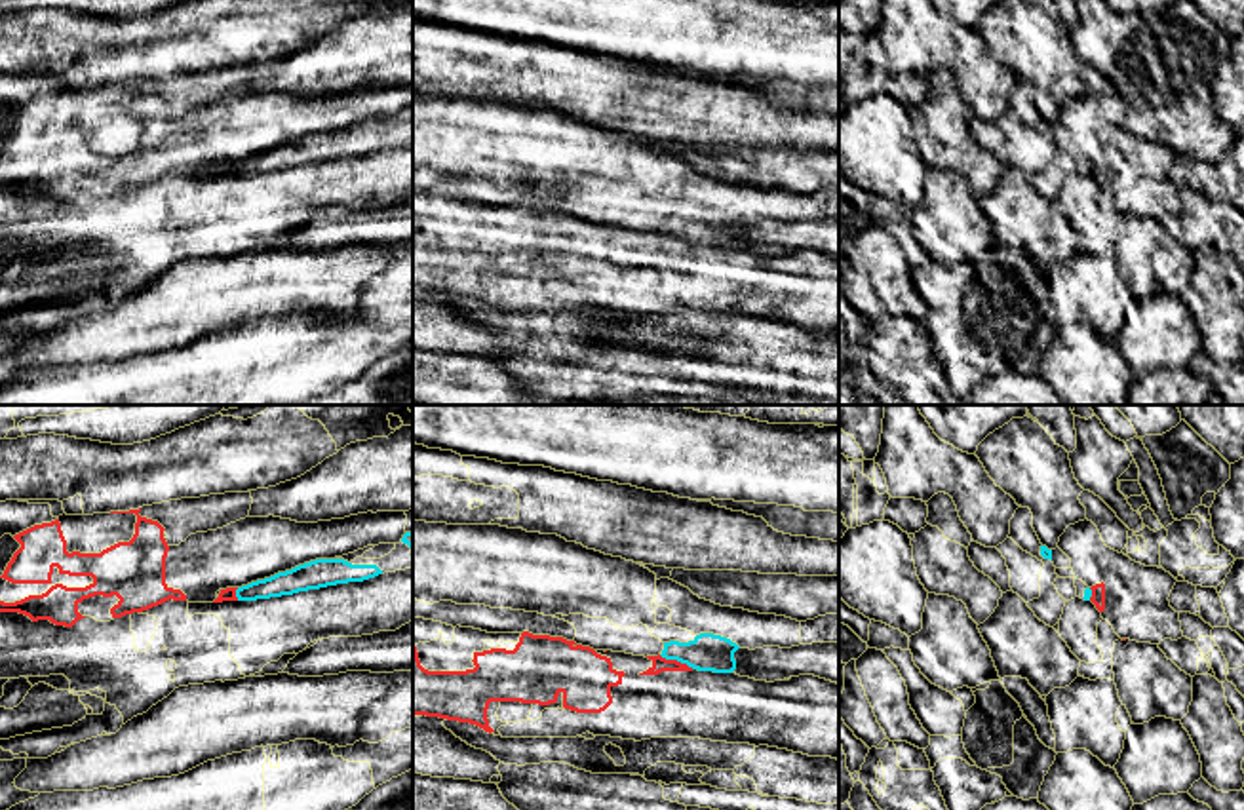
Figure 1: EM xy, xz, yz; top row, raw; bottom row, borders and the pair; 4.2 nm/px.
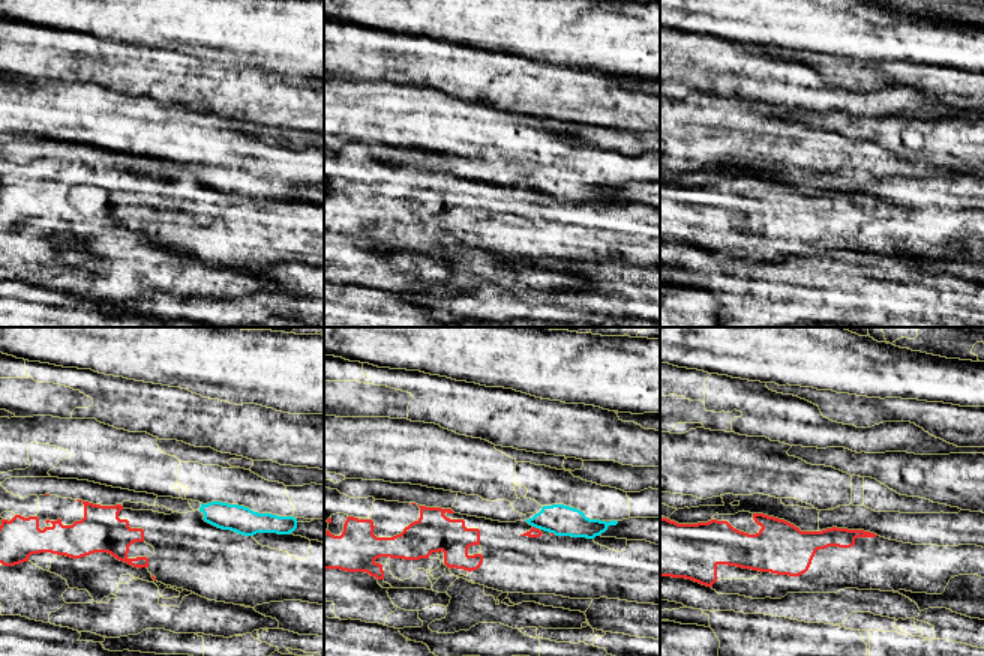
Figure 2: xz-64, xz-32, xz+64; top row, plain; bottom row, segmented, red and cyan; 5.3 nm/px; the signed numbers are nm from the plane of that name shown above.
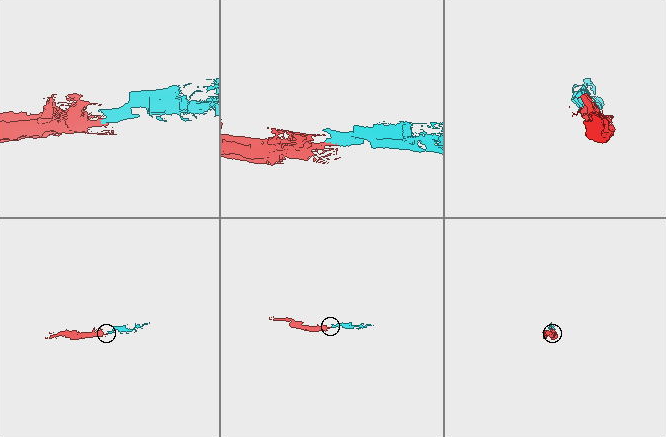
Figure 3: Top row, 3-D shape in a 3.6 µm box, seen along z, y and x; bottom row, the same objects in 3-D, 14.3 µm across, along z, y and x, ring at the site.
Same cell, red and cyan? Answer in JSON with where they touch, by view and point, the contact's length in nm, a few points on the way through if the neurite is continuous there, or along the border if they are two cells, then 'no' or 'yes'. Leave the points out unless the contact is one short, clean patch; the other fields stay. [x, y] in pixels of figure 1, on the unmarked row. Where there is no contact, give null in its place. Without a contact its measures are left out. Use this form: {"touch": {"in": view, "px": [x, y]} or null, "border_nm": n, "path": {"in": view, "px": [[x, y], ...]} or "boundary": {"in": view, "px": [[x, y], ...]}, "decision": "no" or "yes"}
{"touch": {"in": "xz", "px": [676, 234]}, "border_nm": 160, "boundary": {"in": "xz", "px": [[659, 229], [693, 242]]}, "decision": "no"}

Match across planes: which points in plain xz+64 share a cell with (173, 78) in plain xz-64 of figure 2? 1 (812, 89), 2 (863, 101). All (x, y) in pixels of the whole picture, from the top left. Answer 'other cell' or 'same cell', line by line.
1: same cell
2: same cell

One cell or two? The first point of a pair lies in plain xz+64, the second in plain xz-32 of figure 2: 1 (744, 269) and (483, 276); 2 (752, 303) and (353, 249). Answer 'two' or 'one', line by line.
1: two
2: two

